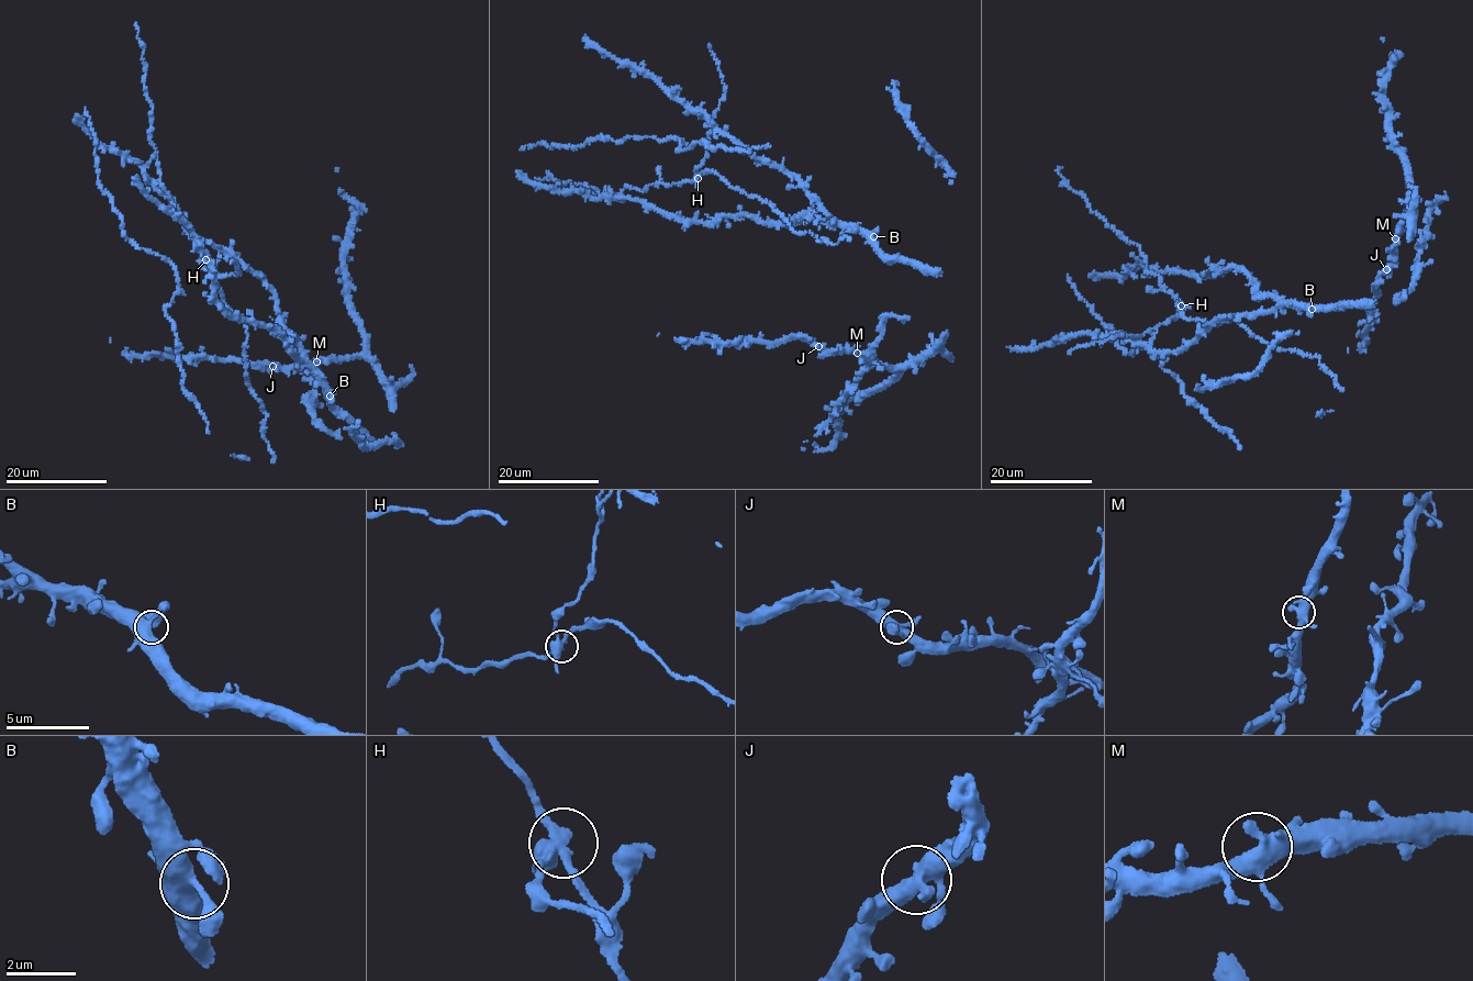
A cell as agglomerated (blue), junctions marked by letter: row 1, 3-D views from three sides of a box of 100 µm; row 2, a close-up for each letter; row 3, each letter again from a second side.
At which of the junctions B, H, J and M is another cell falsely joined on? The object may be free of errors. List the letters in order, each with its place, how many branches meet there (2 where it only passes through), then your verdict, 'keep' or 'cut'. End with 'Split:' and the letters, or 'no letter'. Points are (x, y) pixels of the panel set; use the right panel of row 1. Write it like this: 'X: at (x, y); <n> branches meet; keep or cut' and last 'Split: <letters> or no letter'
B: at (1312, 309); 3 branches meet; keep
H: at (1181, 305); 4 branches meet; cut
J: at (1386, 269); 4 branches meet; keep
M: at (1395, 238); 3 branches meet; keep
Split: H

